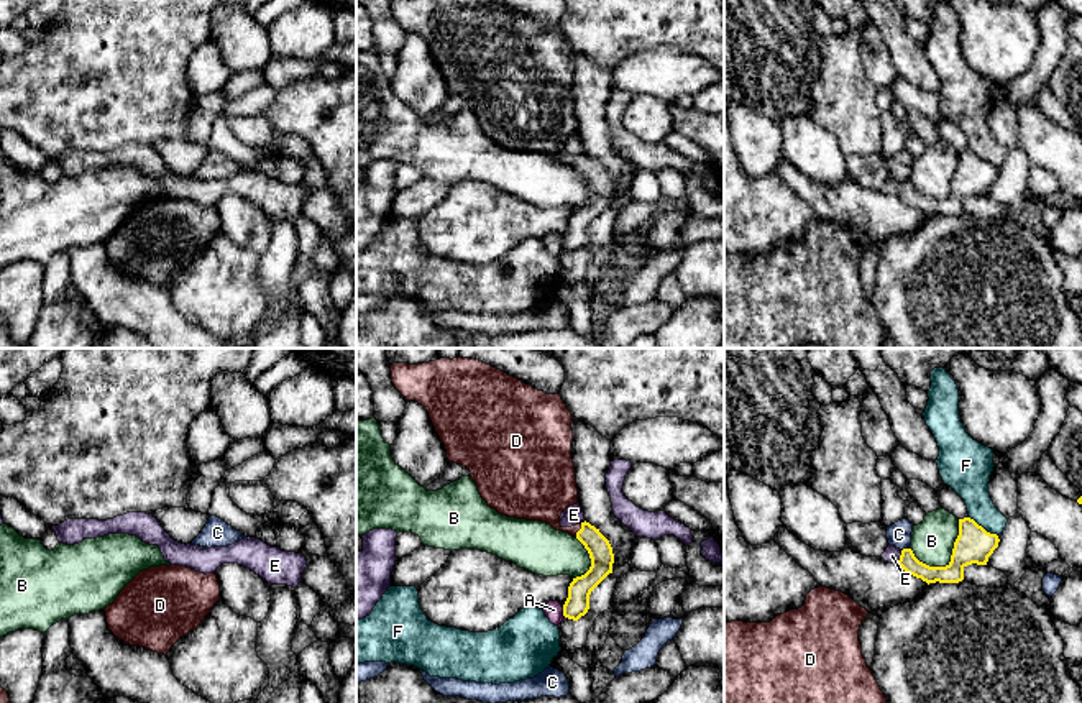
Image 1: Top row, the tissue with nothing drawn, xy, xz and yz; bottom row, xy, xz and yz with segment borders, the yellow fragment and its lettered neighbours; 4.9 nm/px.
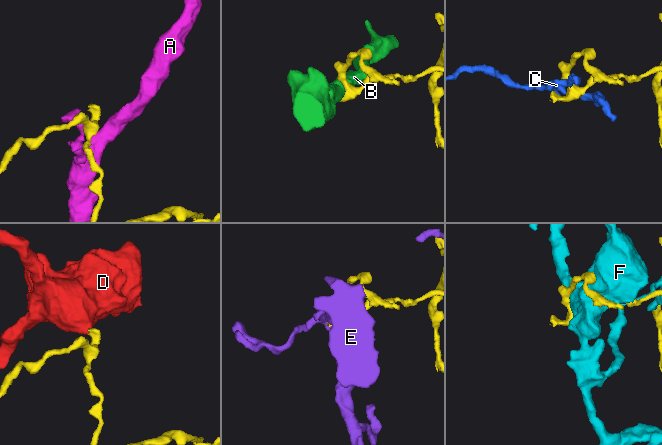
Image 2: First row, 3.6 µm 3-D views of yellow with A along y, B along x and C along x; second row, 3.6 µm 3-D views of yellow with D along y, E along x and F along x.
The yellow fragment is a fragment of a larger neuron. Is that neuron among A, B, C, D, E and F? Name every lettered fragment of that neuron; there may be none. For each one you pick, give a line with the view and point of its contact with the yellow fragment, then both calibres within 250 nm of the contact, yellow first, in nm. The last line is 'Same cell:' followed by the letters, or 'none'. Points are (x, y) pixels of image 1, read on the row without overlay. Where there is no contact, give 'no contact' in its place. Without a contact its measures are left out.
D: meets yellow in xz at (580, 161); 120 nm thick on the yellow side, 260 nm on the other
Same cell: D

